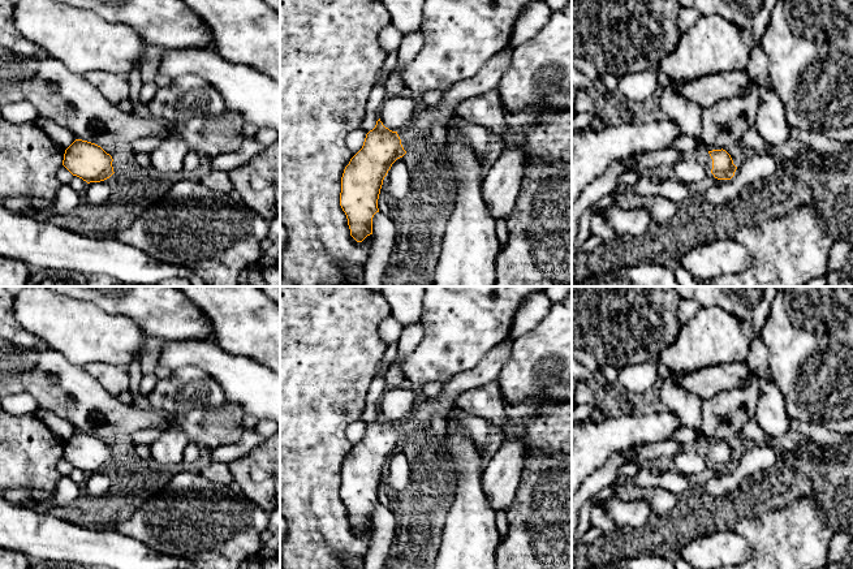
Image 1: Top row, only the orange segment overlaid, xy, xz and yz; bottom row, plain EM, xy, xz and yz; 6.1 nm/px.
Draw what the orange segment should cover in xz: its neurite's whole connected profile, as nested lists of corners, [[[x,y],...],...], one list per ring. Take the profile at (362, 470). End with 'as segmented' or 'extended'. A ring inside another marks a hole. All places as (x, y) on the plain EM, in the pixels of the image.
[[[508,336],[473,370],[461,372],[441,384],[443,391],[438,396],[422,397],[404,421],[392,423],[380,410],[376,413],[341,469],[340,497],[346,507],[350,527],[357,534],[372,526],[372,509],[379,504],[380,480],[392,456],[417,436],[426,435],[432,418],[445,417],[460,395],[497,382],[510,358],[512,341],[513,339]]] | extended

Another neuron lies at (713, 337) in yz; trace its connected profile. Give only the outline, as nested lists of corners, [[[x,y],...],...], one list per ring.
[[[718,306],[701,307],[693,319],[681,326],[675,342],[662,350],[659,362],[677,376],[706,367],[746,362],[758,335],[750,322]]]

